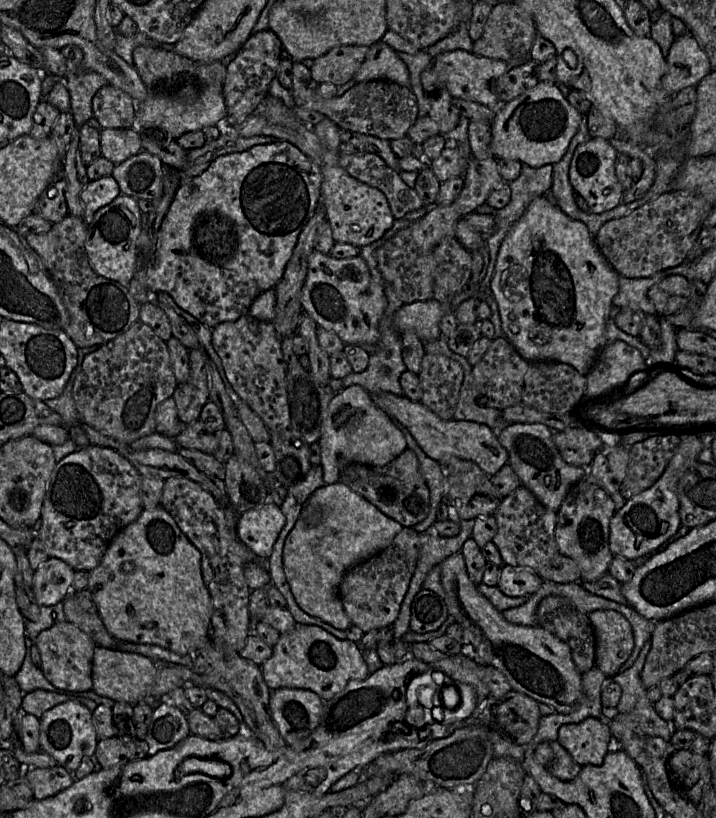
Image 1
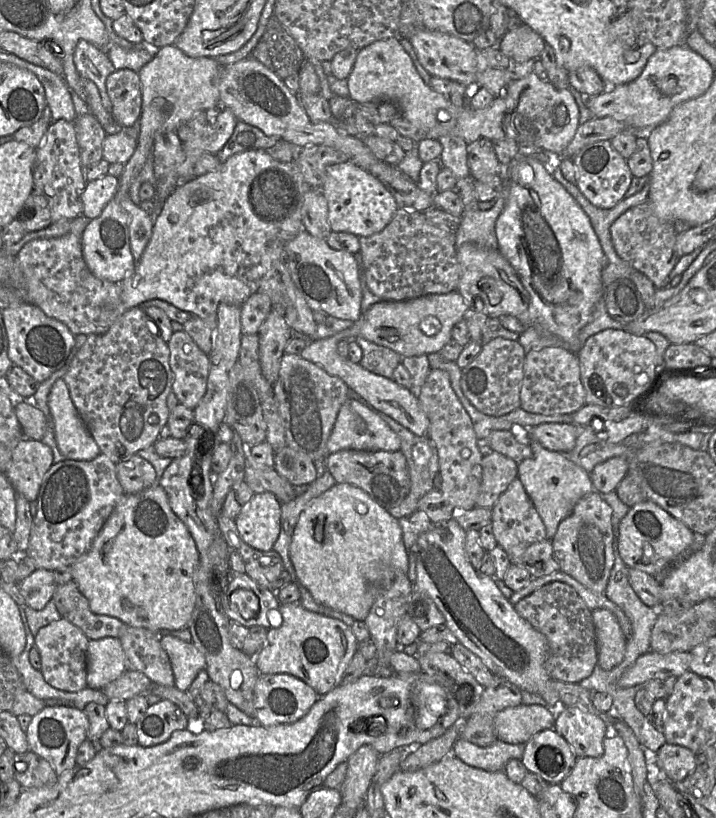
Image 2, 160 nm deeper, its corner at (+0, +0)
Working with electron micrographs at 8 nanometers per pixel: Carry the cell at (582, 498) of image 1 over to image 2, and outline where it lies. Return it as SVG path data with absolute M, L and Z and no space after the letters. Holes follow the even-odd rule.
M592 491L582 497L575 505L571 515L563 519L551 539L554 557L559 564L560 571L568 574L589 590L604 594L614 565L612 509L603 499L602 494Z

